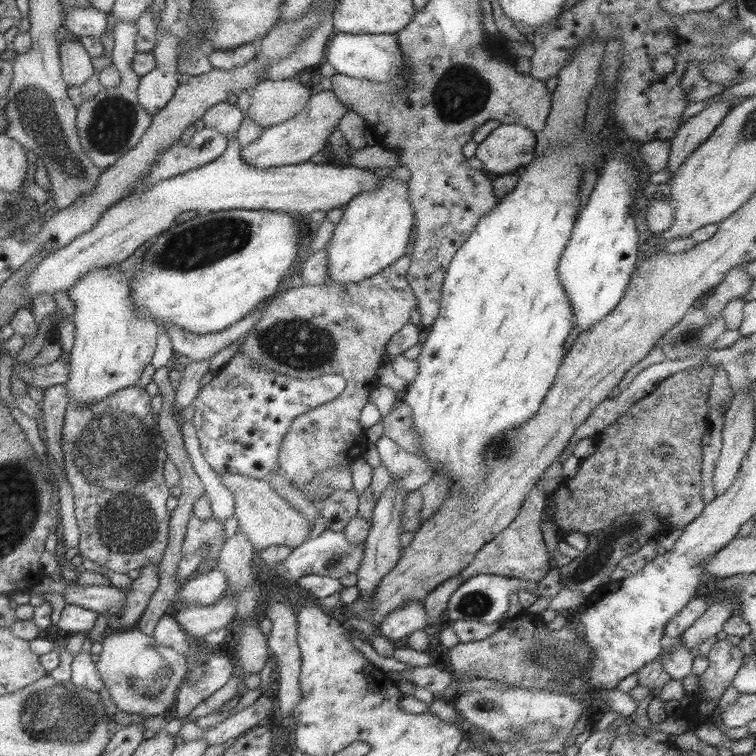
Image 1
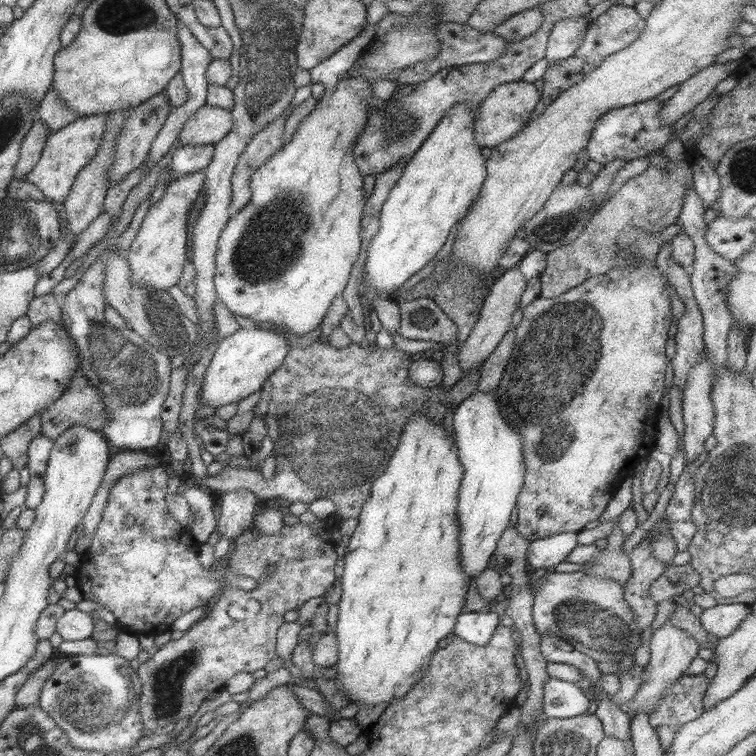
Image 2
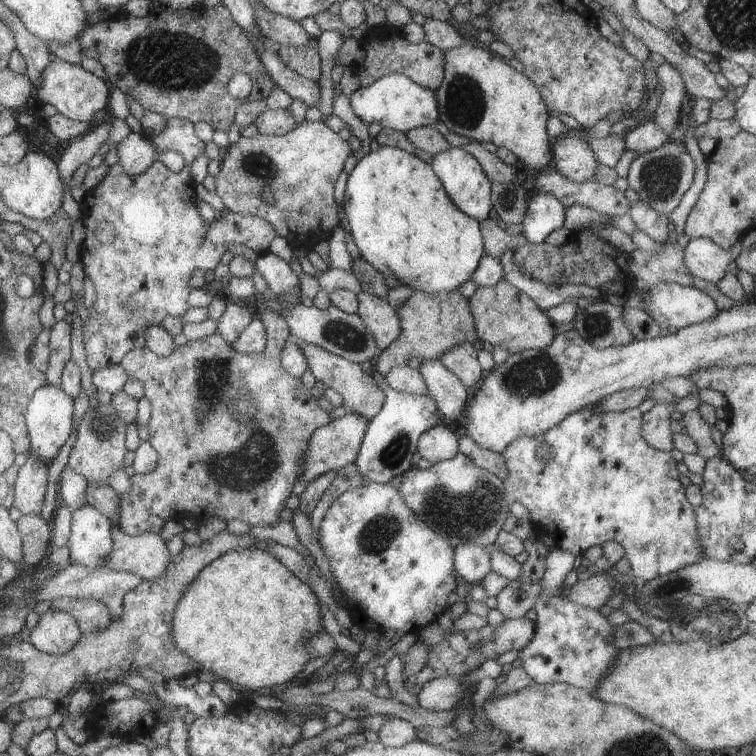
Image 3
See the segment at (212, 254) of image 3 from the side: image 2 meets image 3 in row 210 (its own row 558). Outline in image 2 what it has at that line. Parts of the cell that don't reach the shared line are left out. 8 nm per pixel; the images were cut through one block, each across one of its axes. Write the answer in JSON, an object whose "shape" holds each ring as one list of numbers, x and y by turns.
{"shape":[[161,463,154,464,152,468,142,468,141,470,136,470,131,474,124,474,113,484,110,488,109,496,107,497,107,505,103,509,103,515,101,516,101,521,97,524,97,529,93,533,91,538,91,543,89,547,80,556,79,564,74,568,73,577,75,579,76,588,81,590,81,595,83,595,83,600,91,600,91,602,97,602,101,604,105,610,112,612,115,617,116,624,119,626,120,630,130,632,131,634,139,635,145,634,145,636,155,636,165,632,165,630,170,631,170,626,173,620,178,616,181,616,185,612,195,608,197,606,207,606,211,599,215,596,223,593,225,587,231,589,239,589,241,591,250,592,257,588,257,580,251,580,245,576,227,576,227,557,225,556,220,561,215,561,209,570,205,571,203,566,199,564,197,560,197,554,201,544,195,541,184,528,177,523,173,517,169,515,167,510,167,505,165,504,165,495,168,493,167,490,168,476,166,475,166,470,164,465]]}

